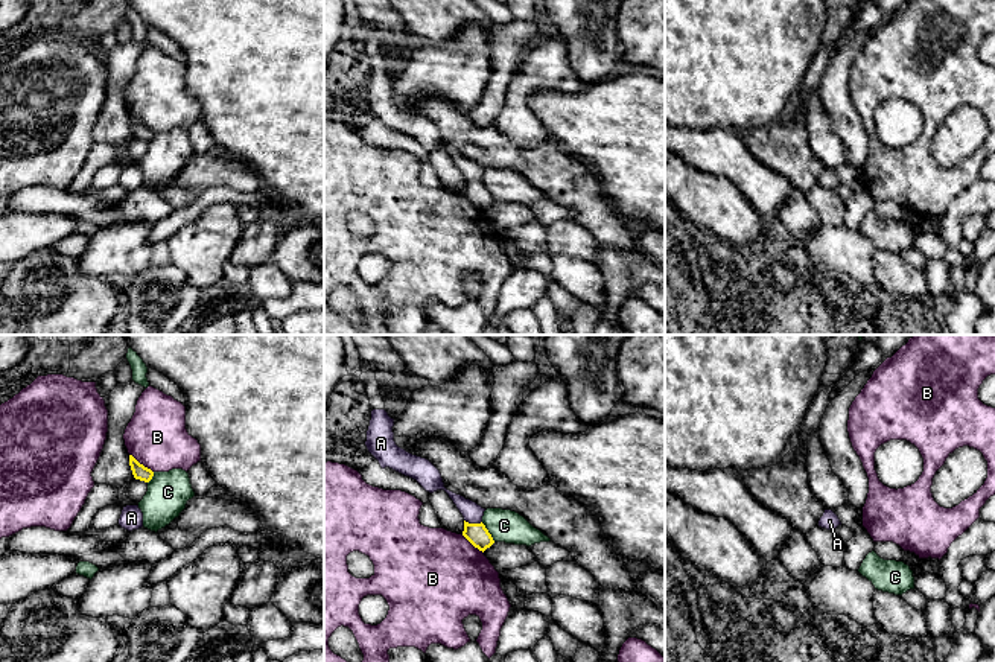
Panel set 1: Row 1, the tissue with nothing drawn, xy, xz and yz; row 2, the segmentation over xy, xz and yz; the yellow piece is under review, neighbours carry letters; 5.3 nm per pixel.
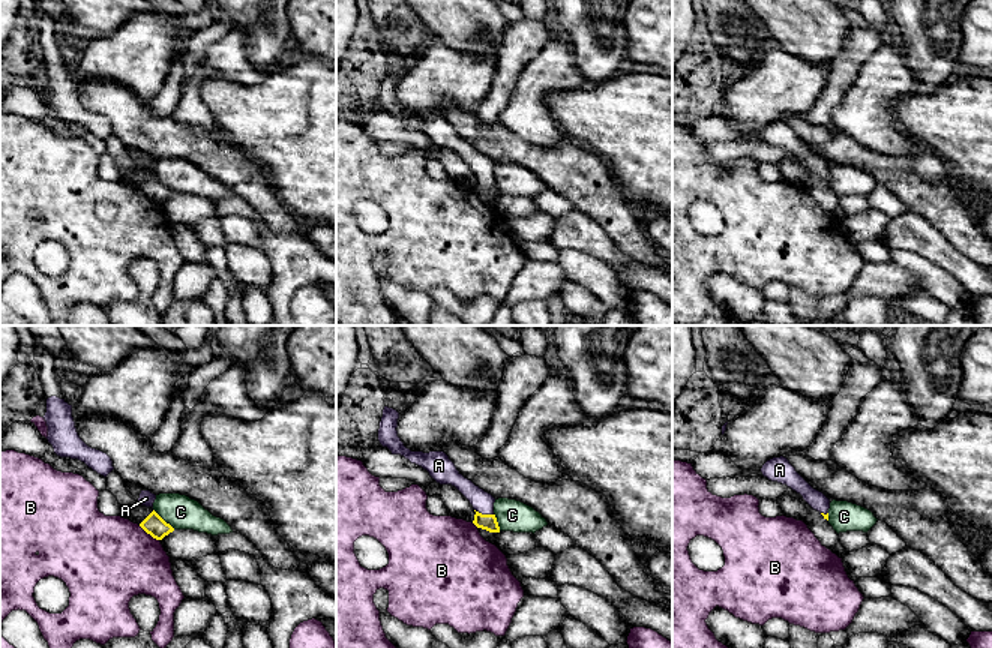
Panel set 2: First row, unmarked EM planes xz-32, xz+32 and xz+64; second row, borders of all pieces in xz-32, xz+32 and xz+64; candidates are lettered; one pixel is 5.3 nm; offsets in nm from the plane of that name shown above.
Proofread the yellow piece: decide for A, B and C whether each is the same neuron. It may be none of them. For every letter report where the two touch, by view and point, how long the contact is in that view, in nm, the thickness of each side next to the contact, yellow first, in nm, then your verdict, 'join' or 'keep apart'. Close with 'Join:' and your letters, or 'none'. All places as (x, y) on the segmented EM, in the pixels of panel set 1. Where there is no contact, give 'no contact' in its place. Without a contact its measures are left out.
A: xz (473, 524) | 100 nm | 110/110 nm | join
B: xy (142, 464) | 160 nm | 80/320 nm | keep apart
C: xz (487, 531) | 130 nm | 110/170 nm | keep apart
Join: A

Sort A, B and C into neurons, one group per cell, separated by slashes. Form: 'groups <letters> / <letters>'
groups A / B / C

